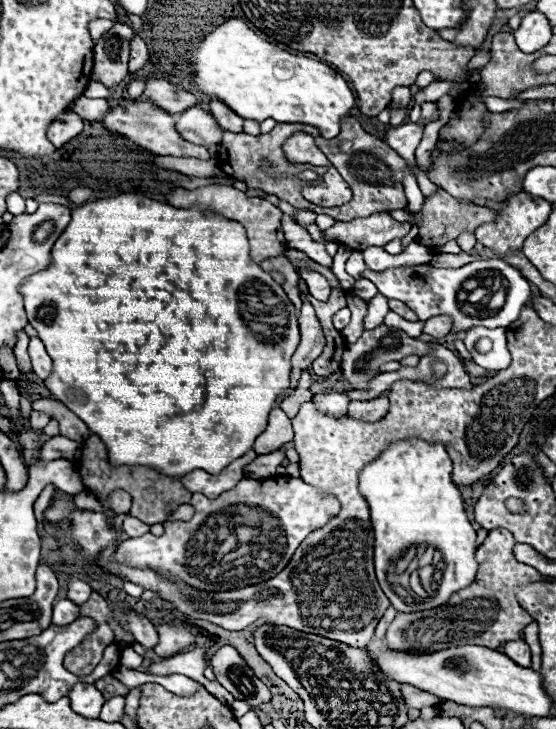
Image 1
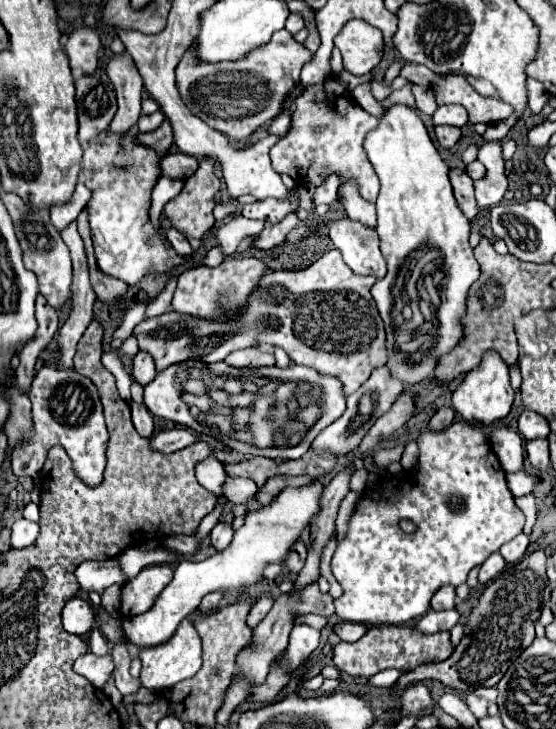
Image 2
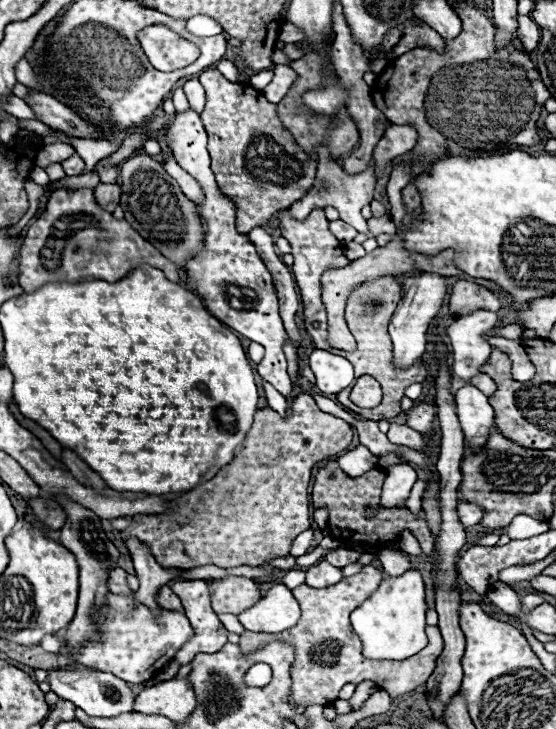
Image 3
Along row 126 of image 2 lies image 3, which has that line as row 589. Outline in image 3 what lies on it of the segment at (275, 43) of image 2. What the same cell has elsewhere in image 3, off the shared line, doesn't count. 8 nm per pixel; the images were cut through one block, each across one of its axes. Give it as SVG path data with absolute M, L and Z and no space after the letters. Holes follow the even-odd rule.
M244 576L210 580L210 590L212 590L212 608L216 614L224 612L238 614L262 598L258 584Z

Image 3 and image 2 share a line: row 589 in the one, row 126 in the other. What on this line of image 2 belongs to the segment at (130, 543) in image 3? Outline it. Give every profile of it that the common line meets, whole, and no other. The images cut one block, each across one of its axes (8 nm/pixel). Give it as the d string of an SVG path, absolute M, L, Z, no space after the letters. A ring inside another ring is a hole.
M158 110L158 112L150 114L150 116L140 116L138 128L140 128L140 132L152 132L152 130L156 130L162 122L164 122L164 114Z

